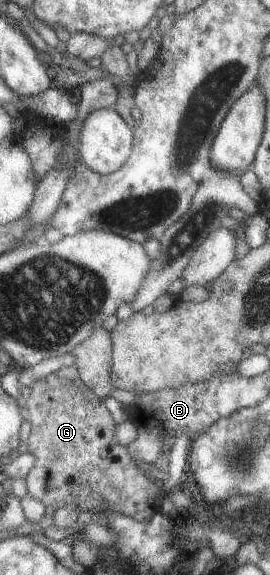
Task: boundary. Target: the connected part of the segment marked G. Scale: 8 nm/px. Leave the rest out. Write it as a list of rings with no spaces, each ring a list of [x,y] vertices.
[[[75,366],[58,370],[34,381],[27,399],[20,400],[24,418],[30,423],[28,438],[25,439],[27,452],[34,456],[30,471],[23,477],[26,495],[40,501],[44,507],[53,505],[57,510],[66,504],[73,504],[85,516],[96,511],[116,512],[142,521],[156,513],[162,493],[158,483],[147,473],[141,472],[130,457],[127,449],[115,442],[115,424],[112,417],[89,387],[79,378]]]

